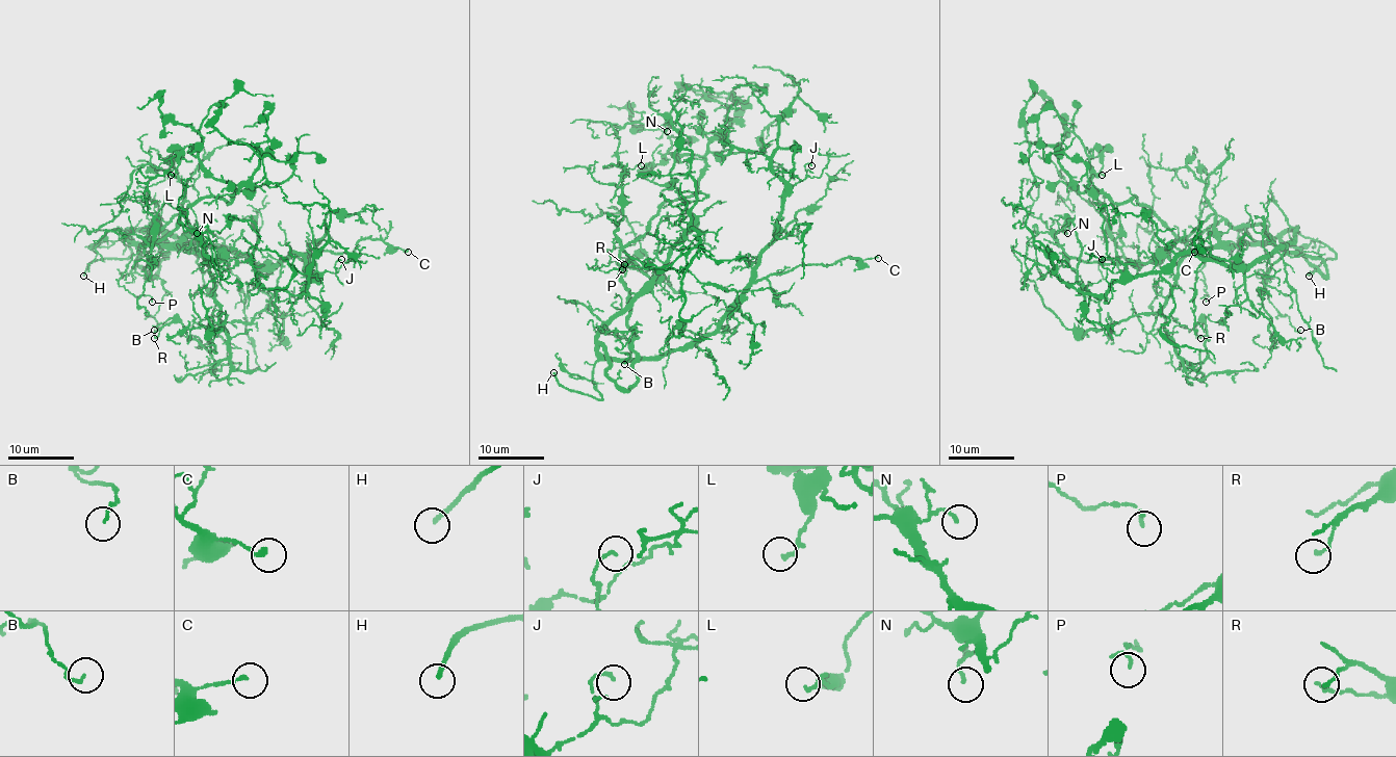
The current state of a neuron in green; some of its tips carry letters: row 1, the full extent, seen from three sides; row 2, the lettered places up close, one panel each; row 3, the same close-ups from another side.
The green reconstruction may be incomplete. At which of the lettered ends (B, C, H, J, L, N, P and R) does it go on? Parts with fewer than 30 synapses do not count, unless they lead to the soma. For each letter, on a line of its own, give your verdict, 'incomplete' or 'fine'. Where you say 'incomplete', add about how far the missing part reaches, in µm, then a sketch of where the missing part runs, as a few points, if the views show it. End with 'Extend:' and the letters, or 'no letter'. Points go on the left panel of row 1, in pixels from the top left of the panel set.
B: fine
C: fine
H: incomplete; missing 50 µm; course (83, 276), (67, 312), (74, 363), (60, 398), (66, 425), (57, 432), (51, 421), (78, 380)
J: fine
L: fine
N: fine
P: fine
R: fine
Extend: H

